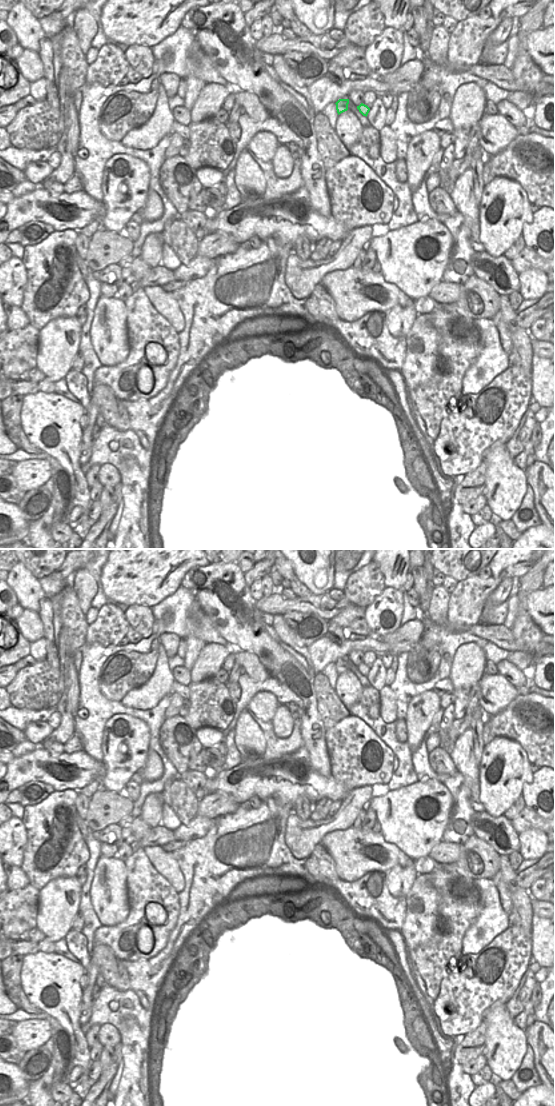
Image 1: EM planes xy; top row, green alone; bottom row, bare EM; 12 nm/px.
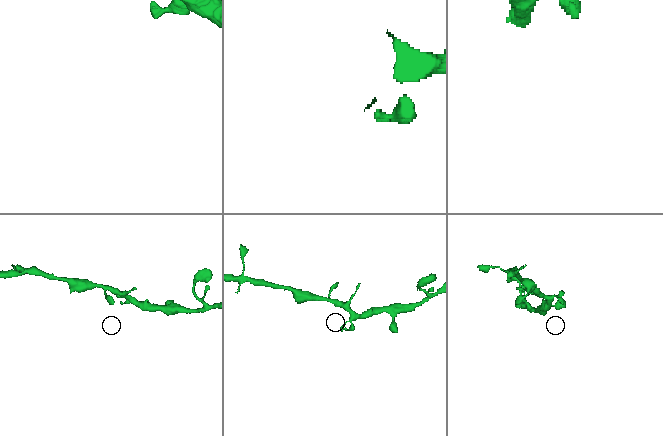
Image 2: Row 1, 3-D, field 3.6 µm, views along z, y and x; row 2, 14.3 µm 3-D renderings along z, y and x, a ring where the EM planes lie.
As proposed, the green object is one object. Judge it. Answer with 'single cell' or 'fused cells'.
single cell

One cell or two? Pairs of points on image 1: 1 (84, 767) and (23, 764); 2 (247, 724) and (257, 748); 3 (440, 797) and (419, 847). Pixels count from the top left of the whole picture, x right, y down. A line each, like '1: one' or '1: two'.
1: one
2: one
3: one

